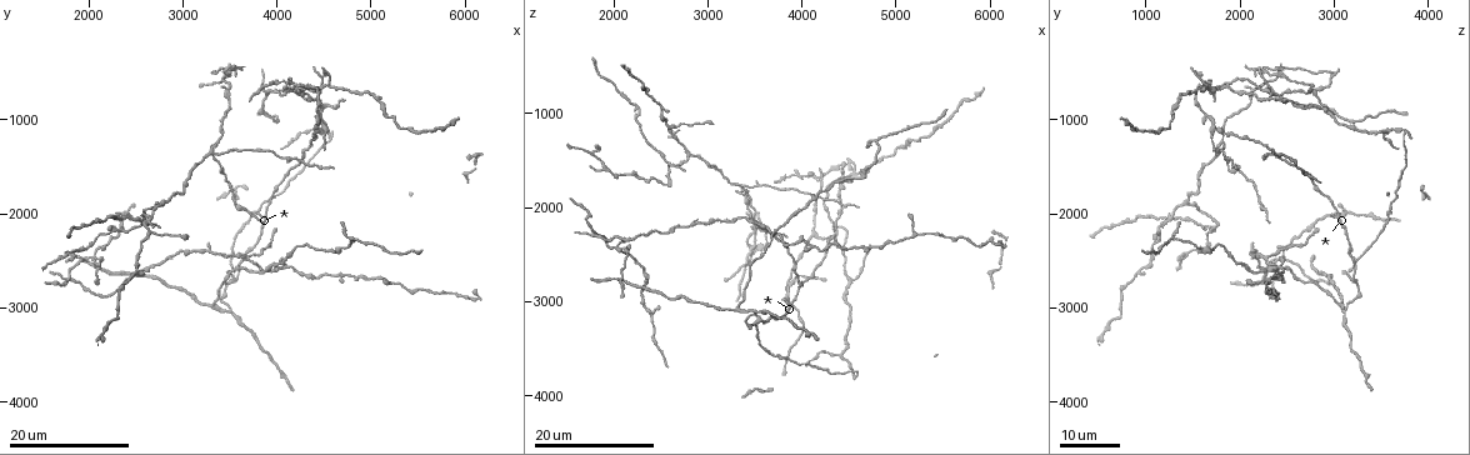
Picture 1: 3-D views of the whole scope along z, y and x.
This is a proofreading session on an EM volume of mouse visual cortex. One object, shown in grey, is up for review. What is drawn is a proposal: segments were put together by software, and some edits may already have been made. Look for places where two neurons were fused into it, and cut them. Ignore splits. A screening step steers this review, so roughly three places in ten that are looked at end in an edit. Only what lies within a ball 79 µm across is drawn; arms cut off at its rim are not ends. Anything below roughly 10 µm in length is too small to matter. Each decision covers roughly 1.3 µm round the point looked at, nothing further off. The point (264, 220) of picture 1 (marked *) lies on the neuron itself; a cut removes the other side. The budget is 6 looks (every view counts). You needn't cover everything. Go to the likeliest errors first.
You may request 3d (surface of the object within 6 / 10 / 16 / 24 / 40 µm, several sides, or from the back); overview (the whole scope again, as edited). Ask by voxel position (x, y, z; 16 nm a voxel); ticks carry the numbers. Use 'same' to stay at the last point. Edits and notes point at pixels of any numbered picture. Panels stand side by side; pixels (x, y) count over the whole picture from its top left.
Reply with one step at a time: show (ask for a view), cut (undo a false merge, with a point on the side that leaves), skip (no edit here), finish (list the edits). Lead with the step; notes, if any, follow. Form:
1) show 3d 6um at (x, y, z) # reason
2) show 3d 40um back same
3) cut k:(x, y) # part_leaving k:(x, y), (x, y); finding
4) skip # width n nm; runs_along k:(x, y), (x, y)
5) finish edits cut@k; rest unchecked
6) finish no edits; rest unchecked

show 3d 24um at (3360, 1240, 1800) # two arms in line, one across

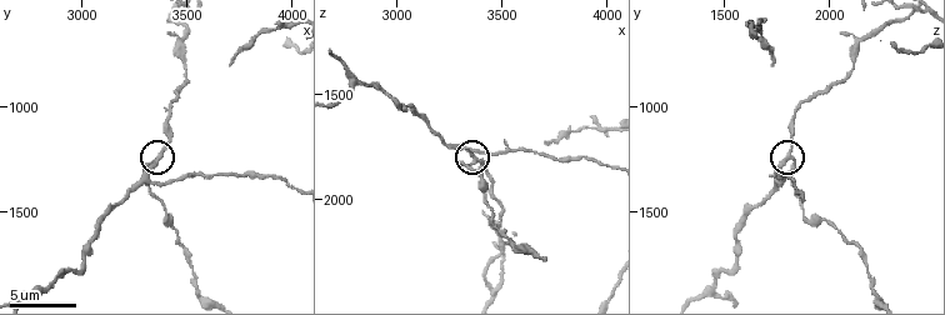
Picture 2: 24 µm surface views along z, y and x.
show 3d 10um at (3370, 1240, 1830)

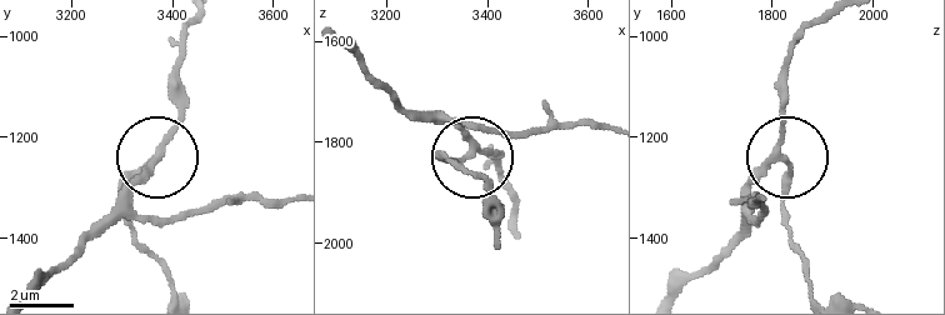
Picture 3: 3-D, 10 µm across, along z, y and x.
skip # side_arm 22 um; runs_along 3:(761, 198), (756, 221), (750, 189), (785, 160), (785, 219); continuous, no second neuron

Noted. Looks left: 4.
show 3d 24um at (4240, 620, 1660) # four arms meet

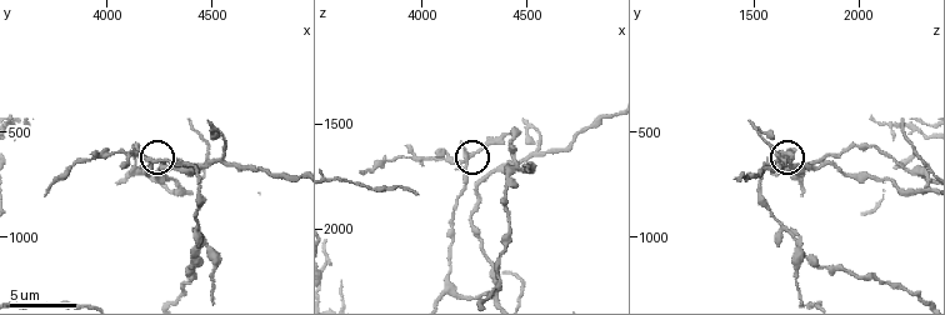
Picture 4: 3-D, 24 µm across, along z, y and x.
show 3d 10um same

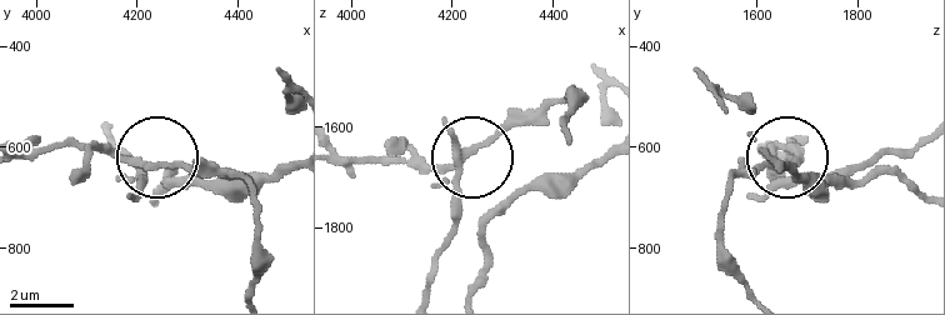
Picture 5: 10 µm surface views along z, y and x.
skip # arms 4; all the same neuron

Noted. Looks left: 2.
show 3d 24um at (3660, 2460, 2300) # arms part here

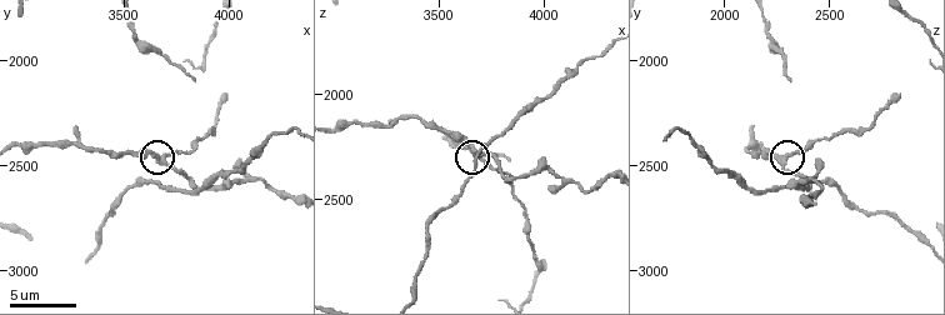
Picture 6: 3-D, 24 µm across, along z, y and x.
show 3d 10um at (3680, 2460, 2290)

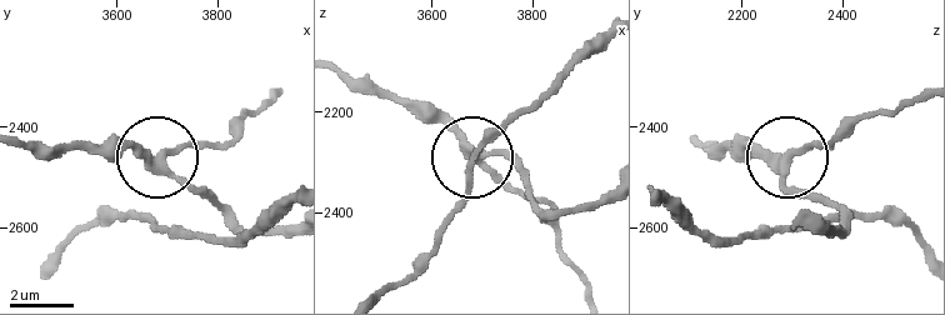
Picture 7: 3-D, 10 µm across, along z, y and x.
skip # arms 3; runs_along 7:(919, 235), (879, 219), (781, 228), (788, 158), (828, 146); one neuron here

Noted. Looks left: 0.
finish no edits; rest unchecked

